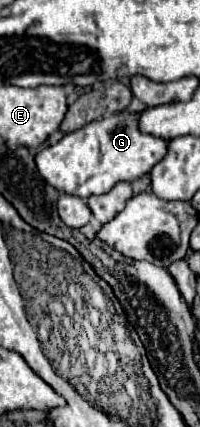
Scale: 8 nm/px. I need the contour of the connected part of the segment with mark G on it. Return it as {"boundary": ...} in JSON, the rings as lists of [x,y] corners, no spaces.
{"boundary":[[[117,112],[109,118],[95,120],[81,130],[65,134],[57,144],[41,150],[35,156],[39,174],[57,190],[65,194],[89,198],[93,194],[107,194],[119,182],[133,182],[149,174],[151,168],[165,158],[169,140],[145,134],[139,130],[141,112]]]}

